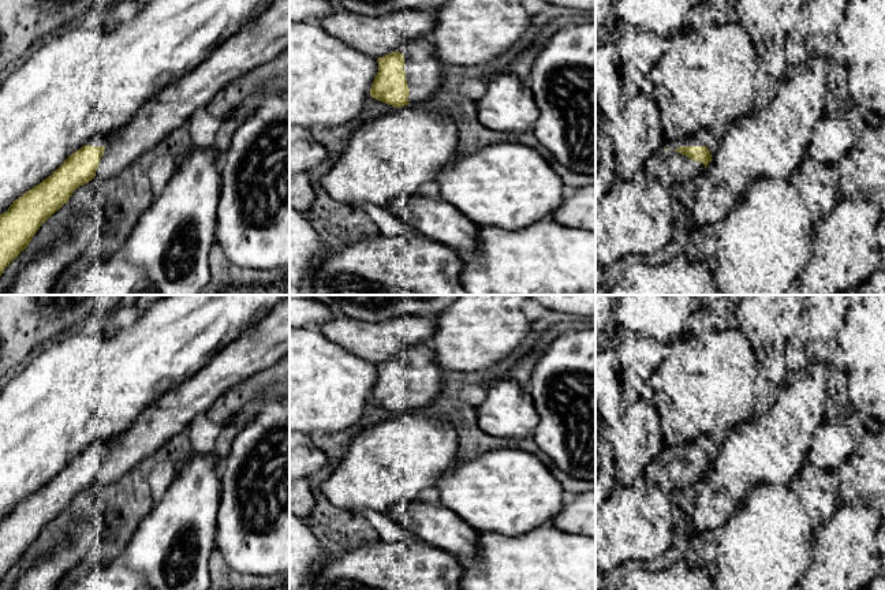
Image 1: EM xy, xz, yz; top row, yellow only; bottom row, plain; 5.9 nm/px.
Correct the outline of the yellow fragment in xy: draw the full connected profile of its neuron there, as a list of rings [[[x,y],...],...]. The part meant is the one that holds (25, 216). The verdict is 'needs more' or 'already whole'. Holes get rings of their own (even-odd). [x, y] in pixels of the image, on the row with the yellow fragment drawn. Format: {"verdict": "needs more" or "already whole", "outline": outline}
{"verdict": "needs more", "outline": [[[275,0],[268,10],[225,40],[193,71],[149,100],[131,122],[108,135],[93,138],[72,153],[51,176],[15,199],[8,210],[0,214],[0,276],[29,246],[40,227],[68,202],[79,186],[94,178],[104,180],[115,176],[190,122],[191,115],[198,108],[206,107],[228,83],[269,63],[287,48],[290,48],[290,0]]]}

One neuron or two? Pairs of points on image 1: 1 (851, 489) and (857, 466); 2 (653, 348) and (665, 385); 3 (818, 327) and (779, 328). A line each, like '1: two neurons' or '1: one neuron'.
1: one neuron
2: two neurons
3: two neurons

